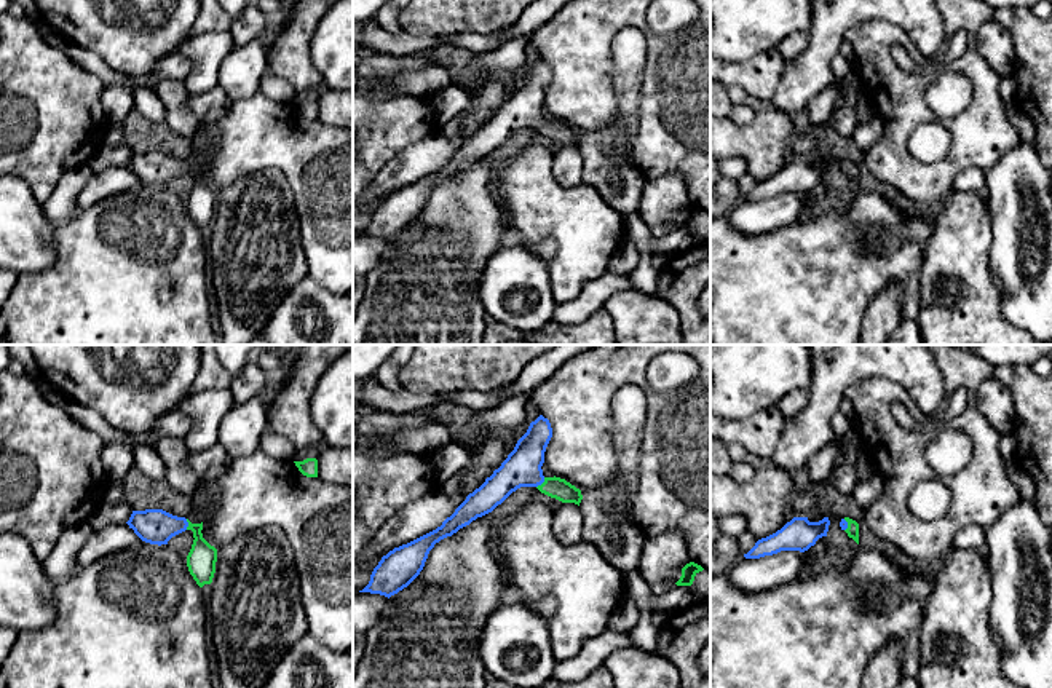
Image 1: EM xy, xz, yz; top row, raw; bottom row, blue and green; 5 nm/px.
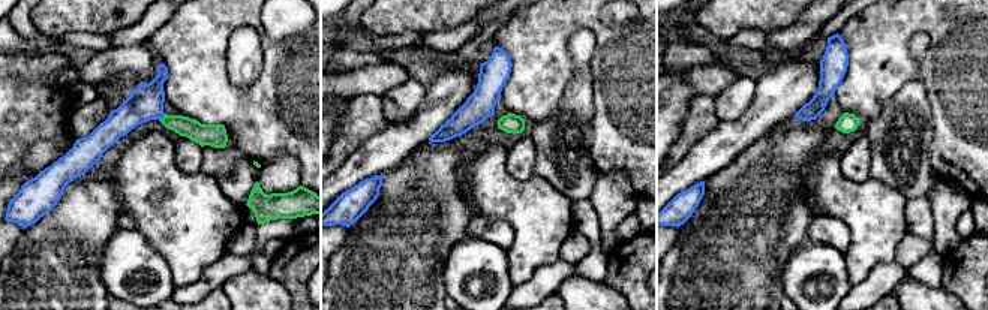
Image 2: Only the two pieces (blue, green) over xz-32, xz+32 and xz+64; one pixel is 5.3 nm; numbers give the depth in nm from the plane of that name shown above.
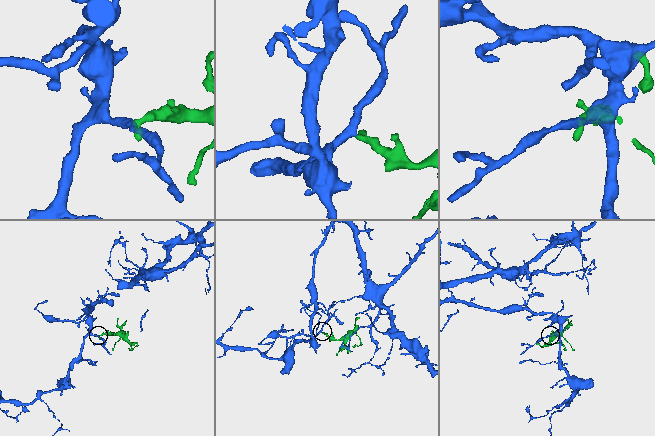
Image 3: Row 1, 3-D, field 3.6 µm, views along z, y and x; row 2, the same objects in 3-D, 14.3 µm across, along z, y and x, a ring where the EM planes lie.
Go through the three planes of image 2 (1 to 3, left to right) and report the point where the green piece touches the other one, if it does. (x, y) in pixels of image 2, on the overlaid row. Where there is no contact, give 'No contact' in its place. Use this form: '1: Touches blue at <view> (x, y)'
1: Touches blue at xz-32 (162, 117)
2: No contact
3: No contact

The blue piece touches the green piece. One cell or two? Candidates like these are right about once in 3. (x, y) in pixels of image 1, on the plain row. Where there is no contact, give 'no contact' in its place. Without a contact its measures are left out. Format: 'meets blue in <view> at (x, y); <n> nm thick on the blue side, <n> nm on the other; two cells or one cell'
meets blue in xz at (541, 125); 190 nm thick on the blue side, 110 nm on the other; one cell

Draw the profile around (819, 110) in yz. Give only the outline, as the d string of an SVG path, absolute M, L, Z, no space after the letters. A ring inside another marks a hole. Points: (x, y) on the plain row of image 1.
M844 40L840 51L846 62L848 72L836 78L835 85L821 91L806 107L801 118L801 131L798 132L792 155L795 160L806 160L821 148L821 128L829 125L829 120L836 109L843 88L854 88L862 93L862 70L854 46Z

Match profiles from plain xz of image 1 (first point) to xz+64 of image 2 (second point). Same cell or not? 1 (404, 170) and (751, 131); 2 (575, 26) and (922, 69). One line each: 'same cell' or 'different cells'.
1: same cell
2: same cell

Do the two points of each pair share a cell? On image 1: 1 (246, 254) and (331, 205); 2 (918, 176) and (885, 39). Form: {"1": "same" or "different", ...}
{"1": "different", "2": "same"}

